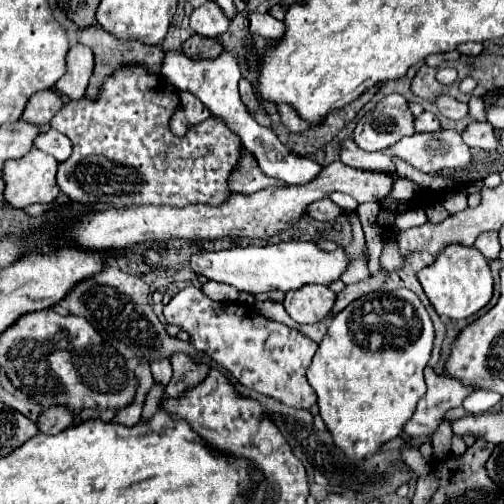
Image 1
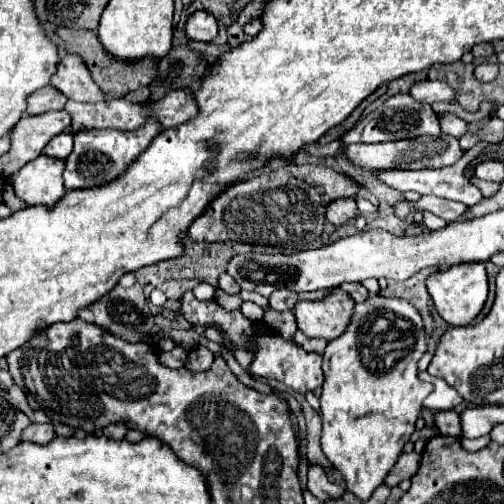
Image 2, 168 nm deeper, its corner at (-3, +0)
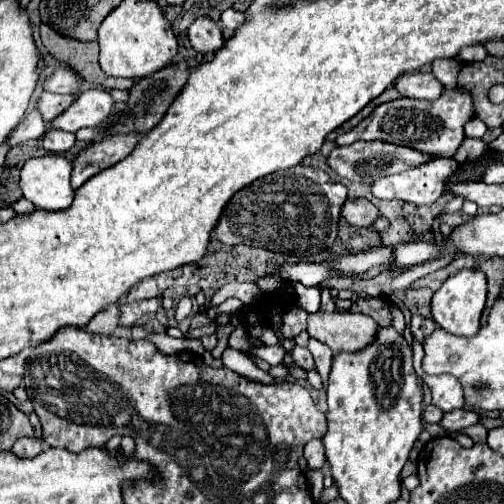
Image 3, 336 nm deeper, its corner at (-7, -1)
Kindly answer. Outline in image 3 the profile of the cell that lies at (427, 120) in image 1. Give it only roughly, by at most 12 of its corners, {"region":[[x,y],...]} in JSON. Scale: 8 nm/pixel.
{"region":[[478,118],[464,126],[466,136],[482,138],[486,124]]}

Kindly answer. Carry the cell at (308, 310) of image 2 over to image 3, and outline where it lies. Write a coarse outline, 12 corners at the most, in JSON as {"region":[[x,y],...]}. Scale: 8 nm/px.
{"region":[[354,312],[308,314],[308,334],[338,352],[356,352],[376,322]]}

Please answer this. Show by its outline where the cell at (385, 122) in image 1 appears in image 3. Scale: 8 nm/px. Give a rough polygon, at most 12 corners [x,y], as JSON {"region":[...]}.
{"region":[[468,92],[380,104],[338,146],[384,140],[454,156]]}

